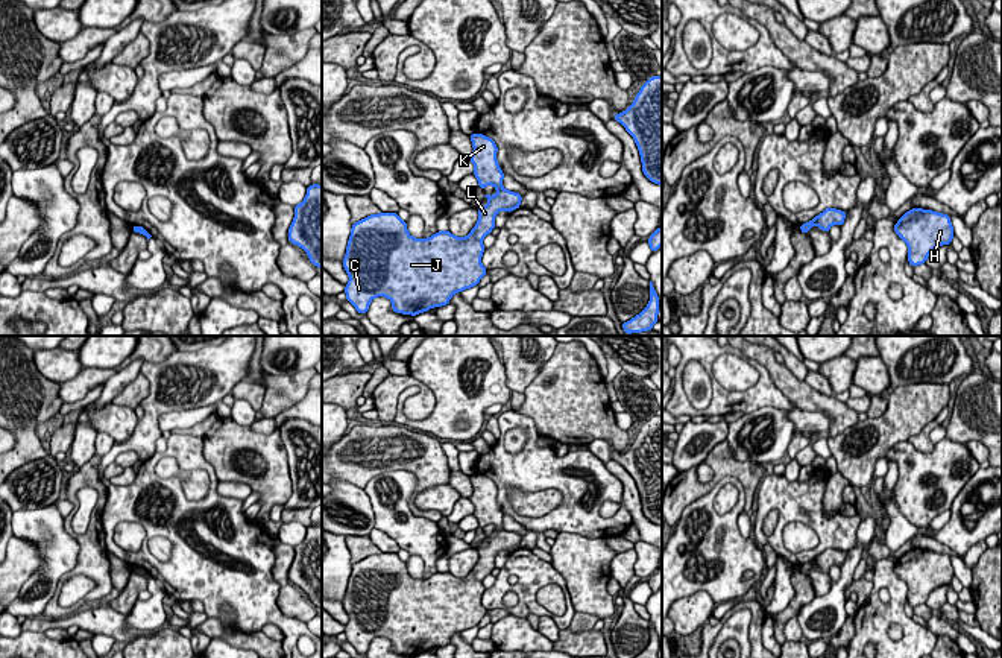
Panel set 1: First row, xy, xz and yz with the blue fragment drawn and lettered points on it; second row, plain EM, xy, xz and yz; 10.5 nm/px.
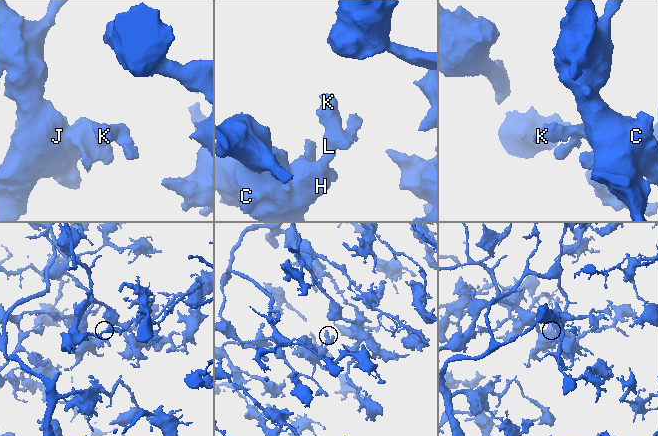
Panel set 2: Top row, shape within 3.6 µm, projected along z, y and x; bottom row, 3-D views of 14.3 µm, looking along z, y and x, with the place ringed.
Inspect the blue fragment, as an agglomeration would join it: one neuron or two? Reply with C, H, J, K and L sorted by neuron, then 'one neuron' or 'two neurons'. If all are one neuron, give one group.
C H J K L | one neuron

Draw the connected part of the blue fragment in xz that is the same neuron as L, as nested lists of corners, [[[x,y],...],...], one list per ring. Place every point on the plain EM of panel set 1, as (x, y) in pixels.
[[[483,474],[471,477],[474,492],[469,497],[474,505],[474,517],[480,530],[493,526],[496,535],[487,538],[487,546],[478,549],[478,562],[466,577],[455,577],[449,571],[439,571],[428,579],[416,579],[408,574],[407,564],[398,553],[370,555],[352,564],[351,576],[343,599],[343,608],[349,615],[345,628],[346,640],[363,655],[377,637],[392,641],[392,650],[416,656],[433,647],[449,644],[454,634],[471,629],[480,623],[487,609],[481,605],[484,593],[483,579],[495,568],[495,556],[506,550],[512,553],[521,547],[522,536],[503,527],[504,514],[496,501],[495,482]]]

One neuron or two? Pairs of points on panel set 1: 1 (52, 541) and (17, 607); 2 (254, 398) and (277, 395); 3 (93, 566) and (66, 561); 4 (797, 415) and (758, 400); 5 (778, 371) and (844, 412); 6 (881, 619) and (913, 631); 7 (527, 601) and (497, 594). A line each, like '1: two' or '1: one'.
1: one
2: two
3: two
4: two
5: one
6: one
7: one

